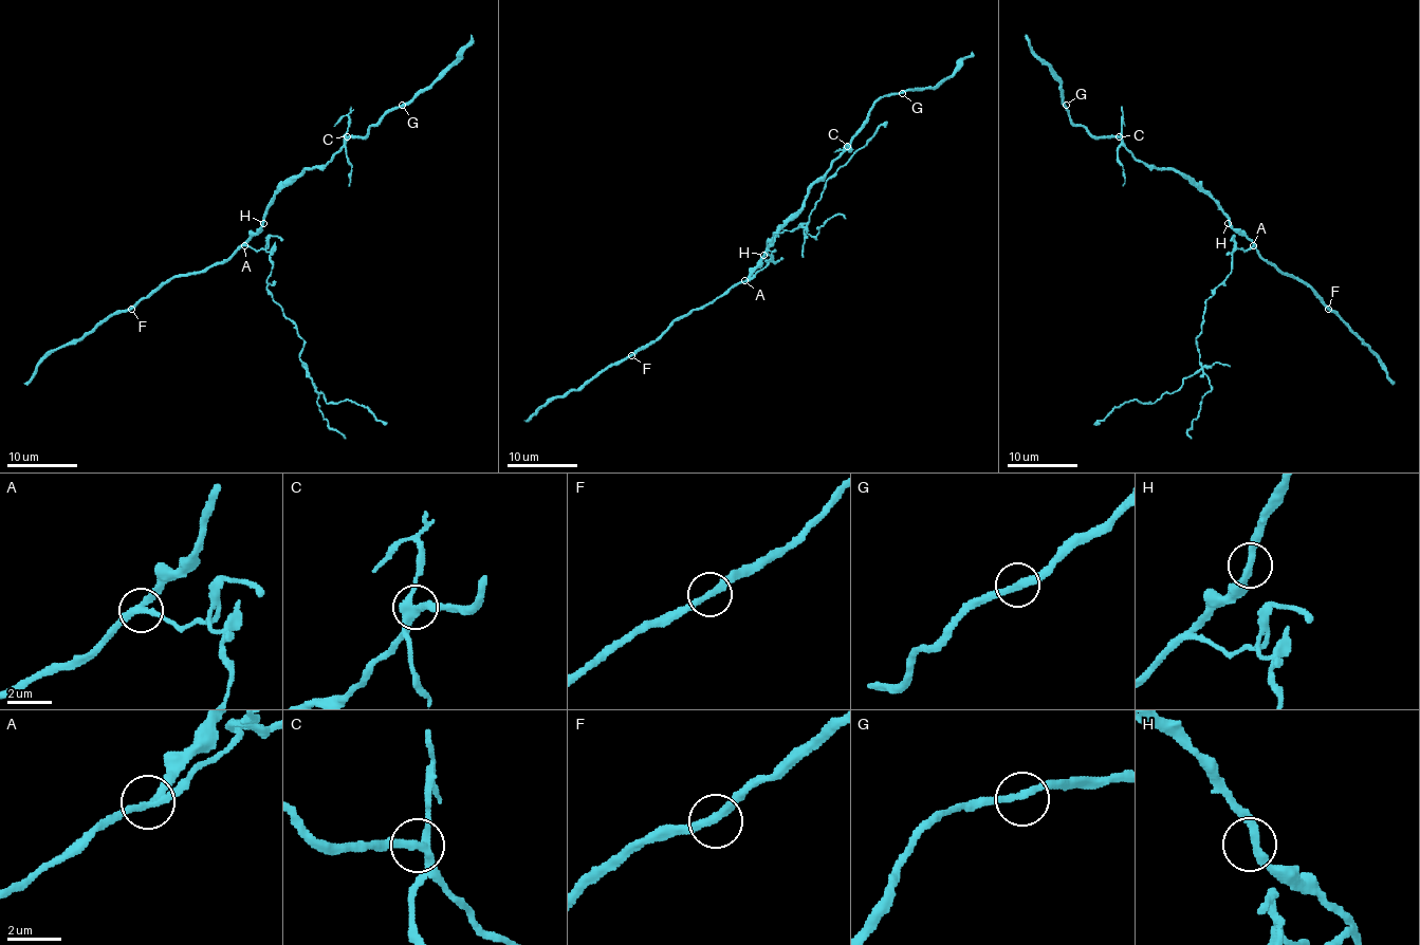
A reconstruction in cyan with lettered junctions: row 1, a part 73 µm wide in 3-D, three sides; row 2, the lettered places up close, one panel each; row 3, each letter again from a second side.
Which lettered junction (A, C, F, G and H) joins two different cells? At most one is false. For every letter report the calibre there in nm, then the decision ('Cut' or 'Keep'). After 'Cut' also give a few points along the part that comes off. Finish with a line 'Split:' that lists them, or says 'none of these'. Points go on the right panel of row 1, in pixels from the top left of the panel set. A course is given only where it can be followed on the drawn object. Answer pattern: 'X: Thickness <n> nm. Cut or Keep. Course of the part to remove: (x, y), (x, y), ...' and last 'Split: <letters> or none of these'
A: Thickness 240 nm. Cut. Course of the part to remove: (1254, 245), (1233, 251), (1231, 272), (1206, 300), (1196, 340), (1198, 370), (1153, 404), (1129, 400), (1094, 423)
C: Thickness 320 nm. Keep
F: Thickness 280 nm. Keep
G: Thickness 280 nm. Keep
H: Thickness 300 nm. Keep
Split: A

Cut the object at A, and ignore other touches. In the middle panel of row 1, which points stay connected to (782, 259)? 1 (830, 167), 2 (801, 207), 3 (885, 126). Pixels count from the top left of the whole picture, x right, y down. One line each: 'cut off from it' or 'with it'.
1: cut off from it
2: cut off from it
3: with it

